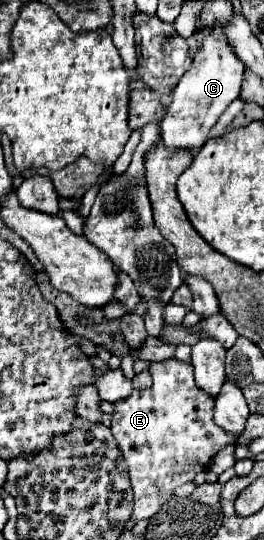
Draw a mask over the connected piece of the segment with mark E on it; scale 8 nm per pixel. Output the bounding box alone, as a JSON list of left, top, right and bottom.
[112,359,234,521]

